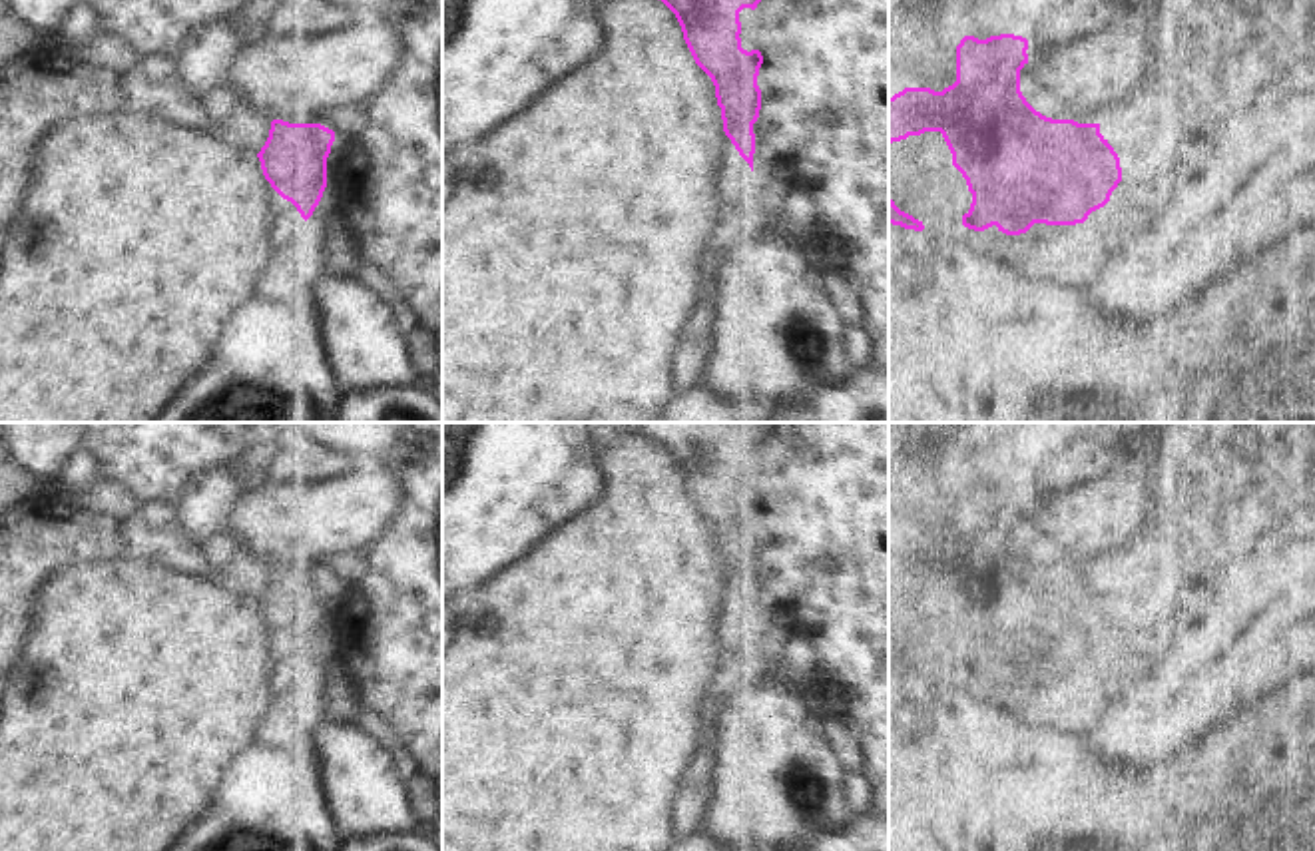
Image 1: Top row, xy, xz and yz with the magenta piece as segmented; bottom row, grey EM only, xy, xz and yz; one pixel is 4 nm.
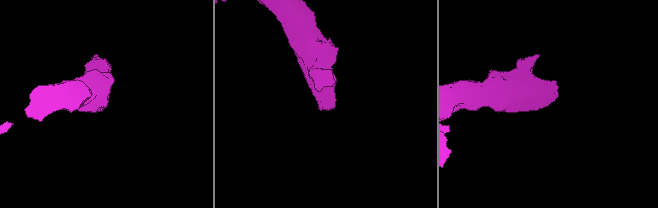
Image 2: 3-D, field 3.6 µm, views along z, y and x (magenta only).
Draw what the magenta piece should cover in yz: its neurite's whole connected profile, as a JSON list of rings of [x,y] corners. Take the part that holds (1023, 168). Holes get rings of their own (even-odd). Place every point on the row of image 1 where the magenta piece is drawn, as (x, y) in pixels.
[[[1014,34],[978,40],[964,36],[956,46],[956,82],[942,92],[905,88],[889,98],[889,145],[940,132],[952,165],[972,193],[962,225],[984,231],[992,225],[1006,235],[1026,233],[1034,223],[1076,225],[1110,201],[1122,179],[1140,195],[1158,187],[1180,163],[1187,145],[1184,108],[1162,84],[1106,112],[1100,124],[1052,120],[1036,112],[1020,92],[1020,70],[1028,64],[1028,40]]]

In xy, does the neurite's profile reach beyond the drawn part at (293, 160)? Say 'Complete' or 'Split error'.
Complete

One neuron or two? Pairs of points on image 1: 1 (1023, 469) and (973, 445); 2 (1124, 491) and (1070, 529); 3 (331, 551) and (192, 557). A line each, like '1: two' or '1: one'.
1: two
2: one
3: two

